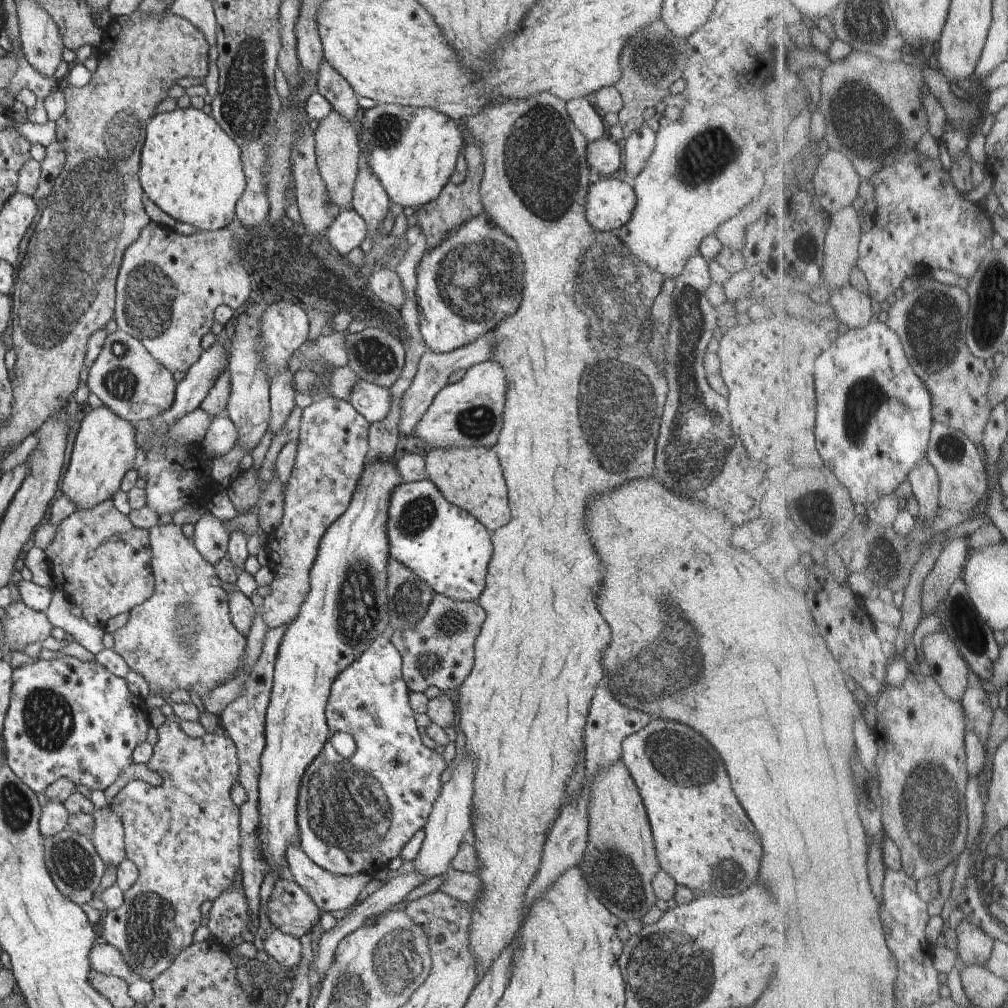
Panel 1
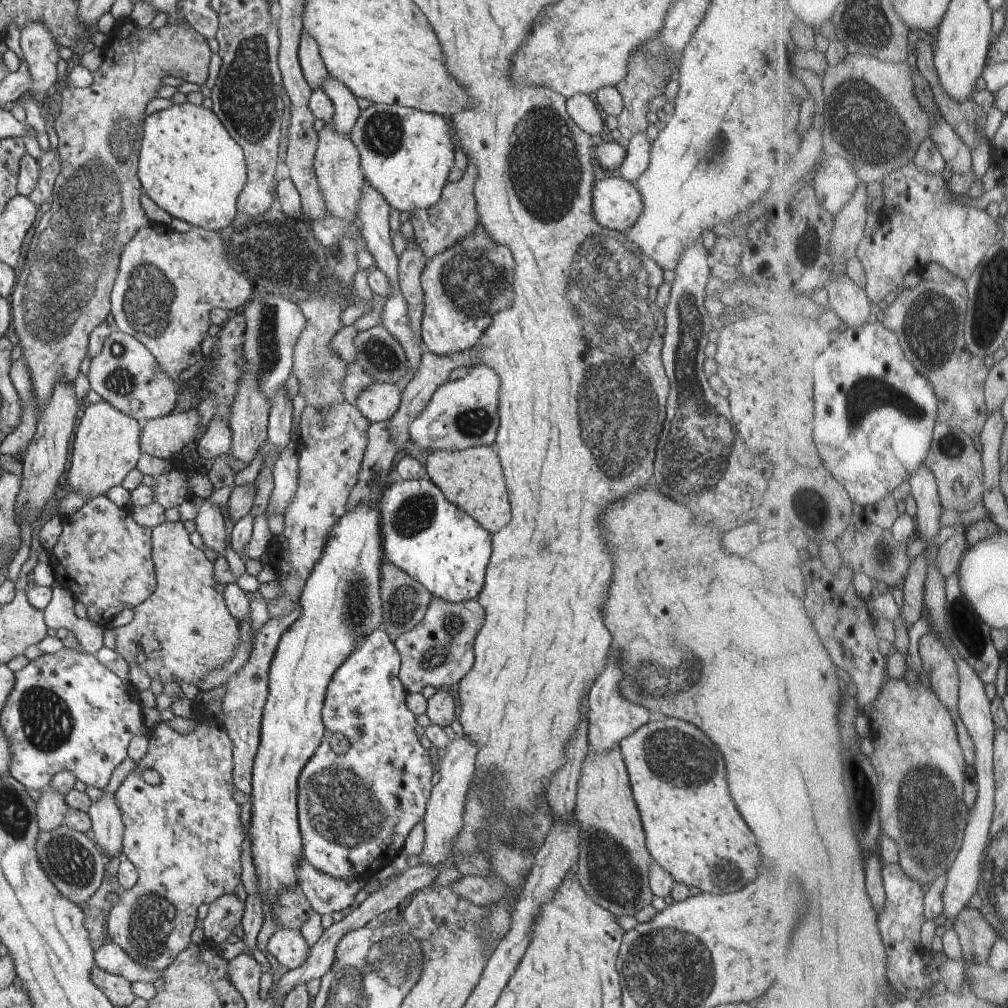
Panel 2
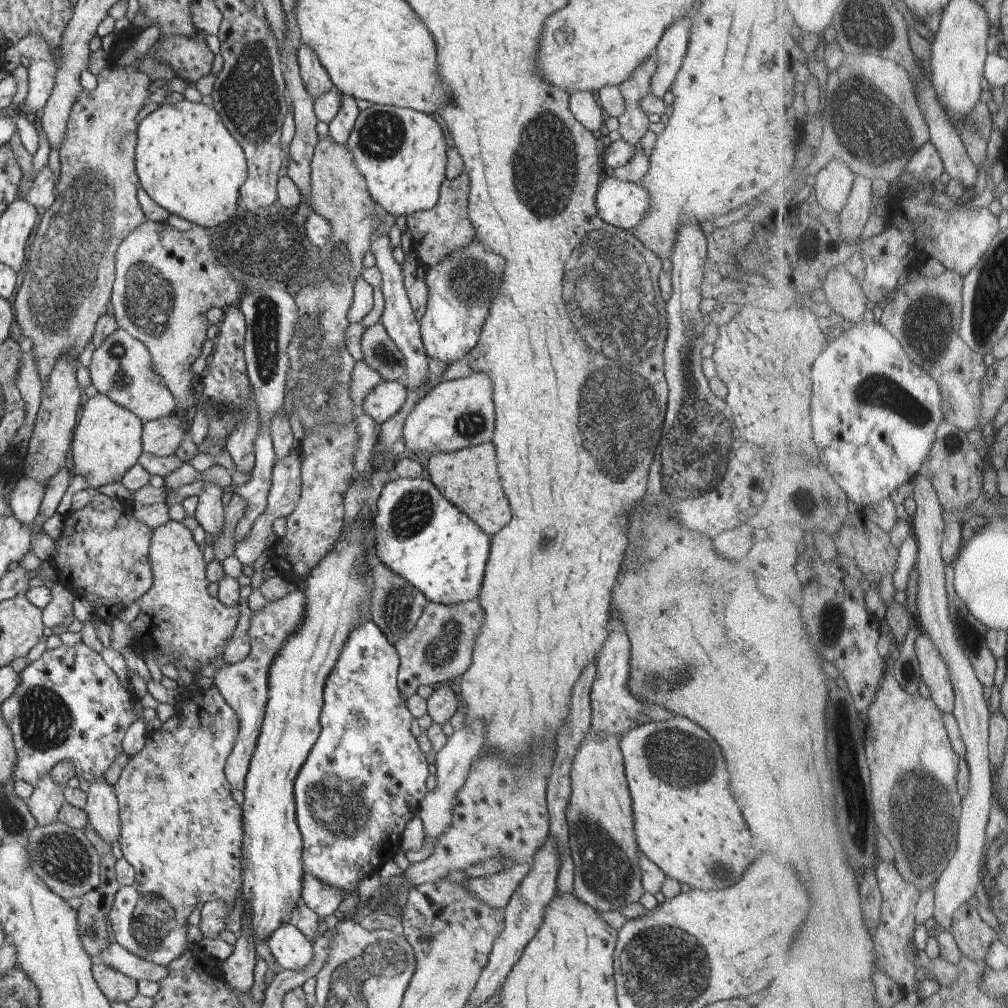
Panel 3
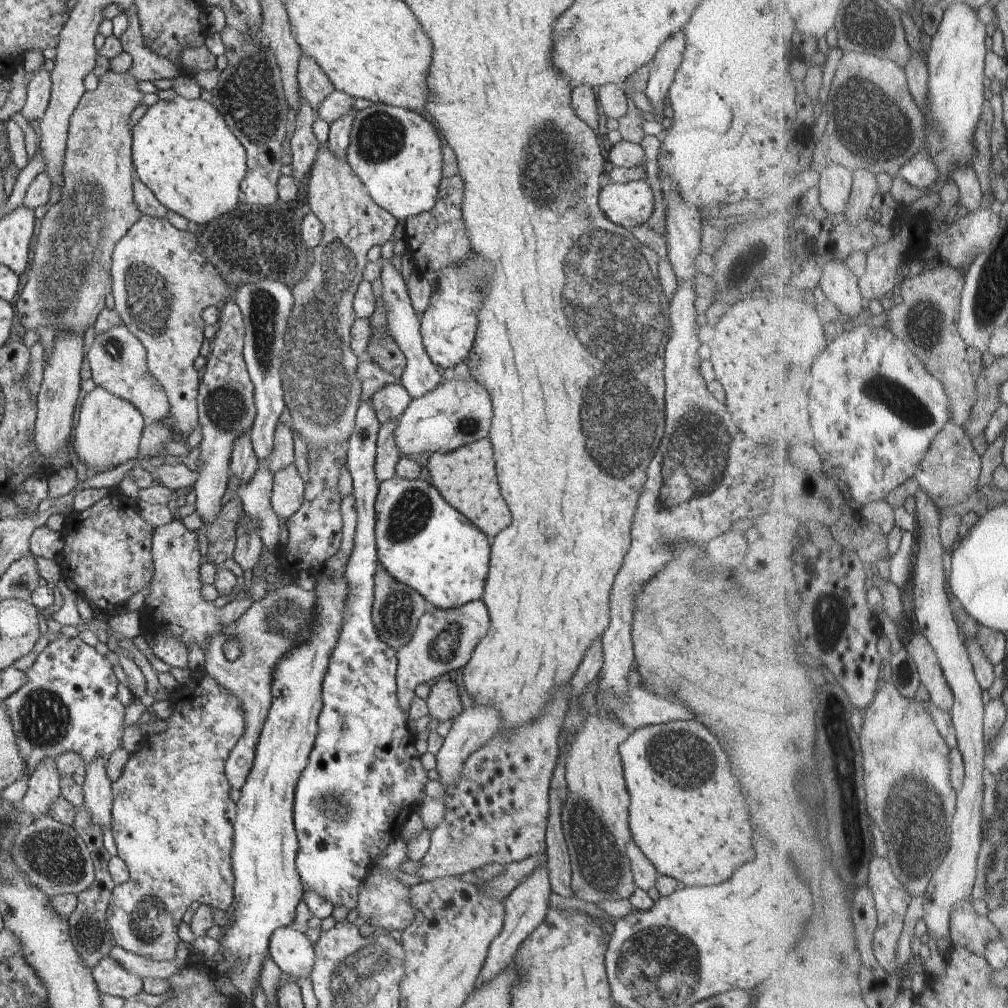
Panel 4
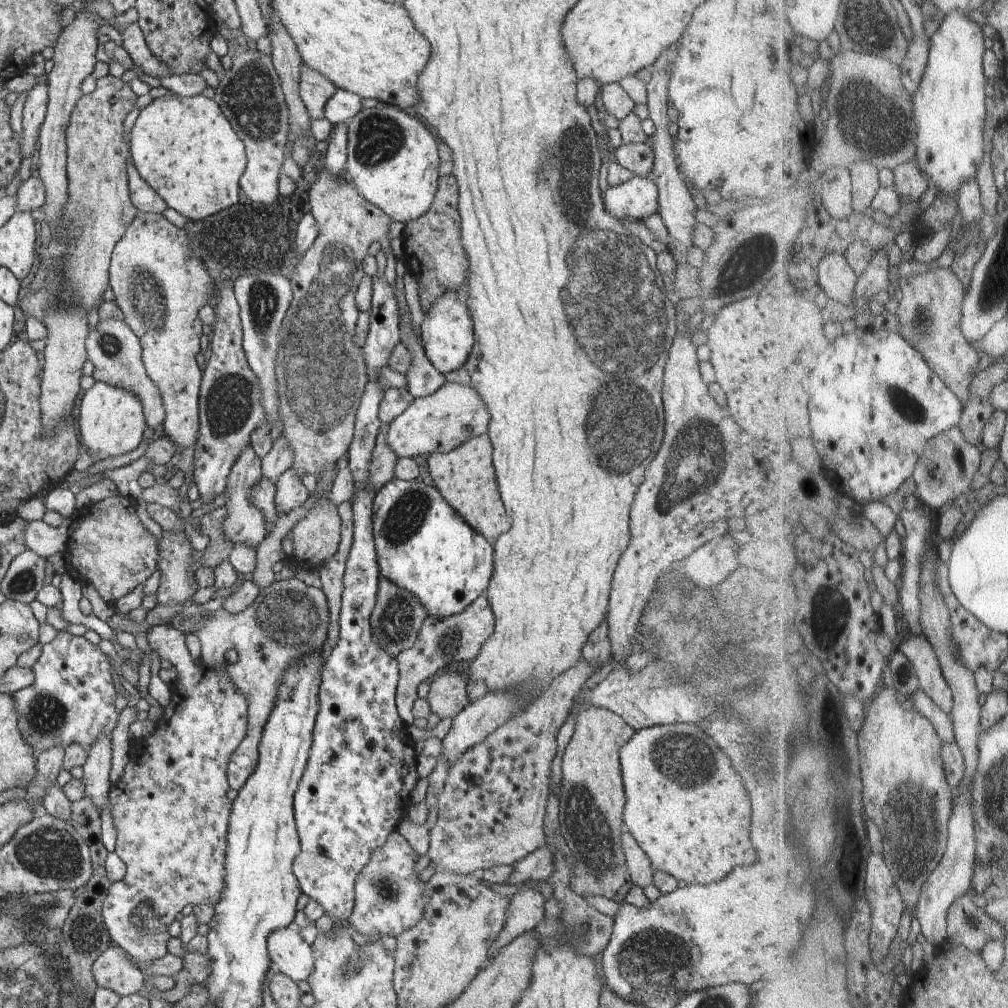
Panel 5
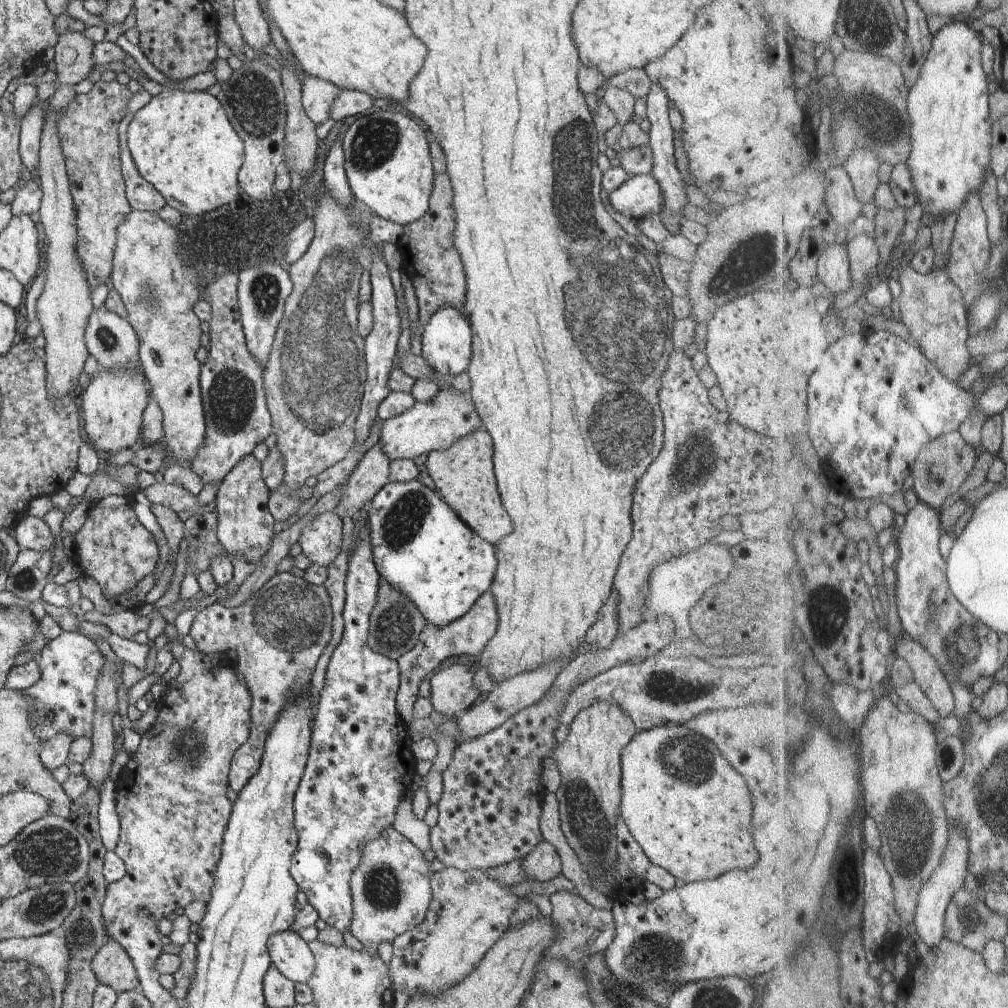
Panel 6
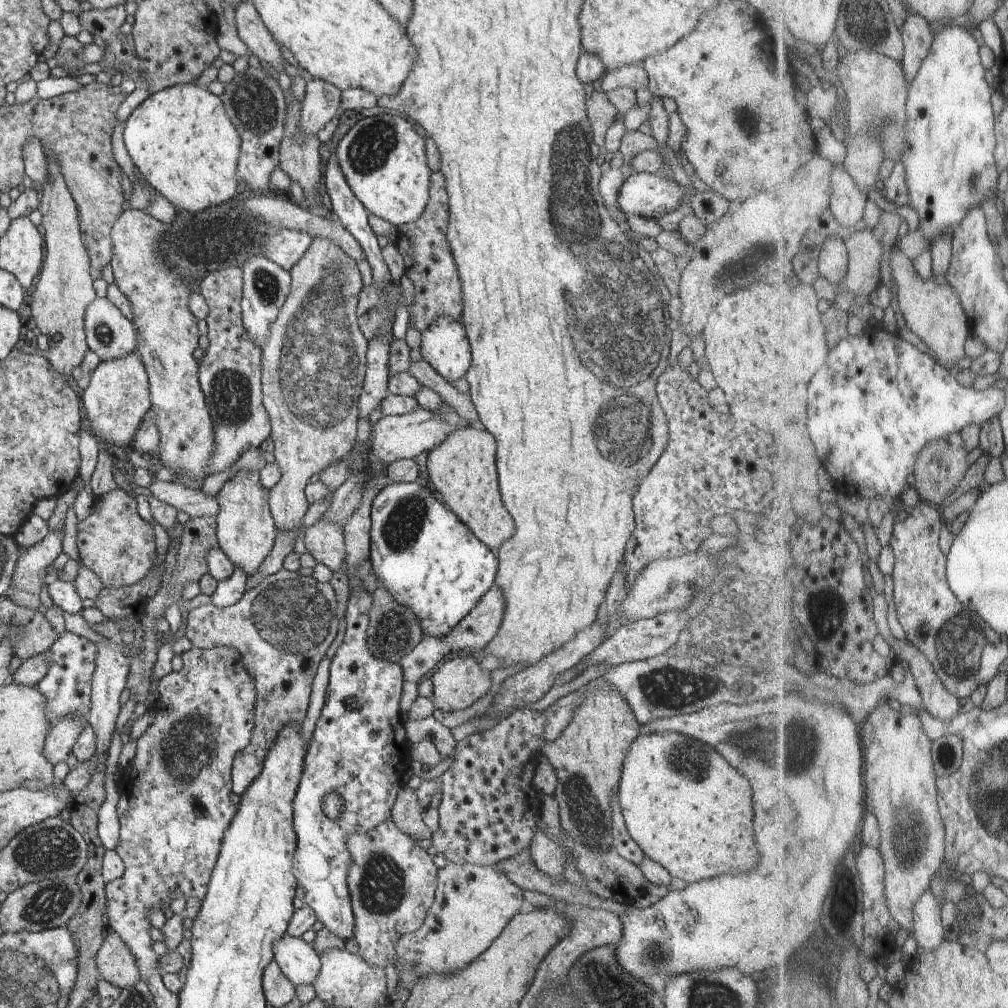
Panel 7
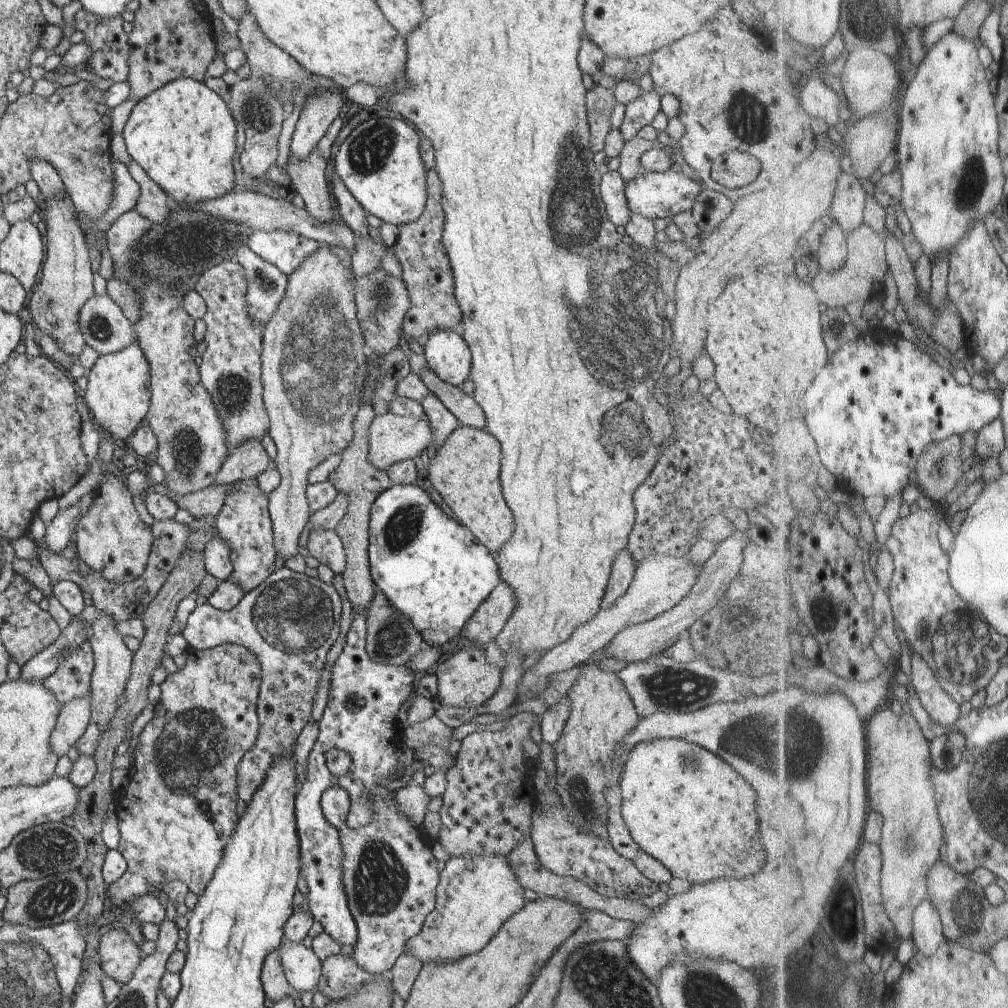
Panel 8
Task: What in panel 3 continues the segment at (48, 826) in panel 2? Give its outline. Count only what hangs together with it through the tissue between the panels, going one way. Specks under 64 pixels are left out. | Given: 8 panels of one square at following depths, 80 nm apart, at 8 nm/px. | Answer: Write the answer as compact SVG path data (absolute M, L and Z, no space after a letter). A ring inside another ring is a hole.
M47 774L40 777L32 789L25 802L36 824L43 826L57 822L59 809L65 803L61 788Z

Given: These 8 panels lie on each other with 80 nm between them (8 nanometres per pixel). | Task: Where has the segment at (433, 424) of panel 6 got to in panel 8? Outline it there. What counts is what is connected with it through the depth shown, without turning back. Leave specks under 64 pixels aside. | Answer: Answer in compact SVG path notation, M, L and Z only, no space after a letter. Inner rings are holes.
M387 411L372 418L367 432L368 459L380 471L386 471L393 463L415 458L432 443L432 430L425 415L397 416Z

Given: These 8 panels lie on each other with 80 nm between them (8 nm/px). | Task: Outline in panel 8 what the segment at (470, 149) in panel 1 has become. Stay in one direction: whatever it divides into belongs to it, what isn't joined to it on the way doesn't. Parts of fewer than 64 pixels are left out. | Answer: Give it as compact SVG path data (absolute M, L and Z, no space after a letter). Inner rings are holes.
M433 169L425 173L426 203L423 212L410 223L397 225L396 239L391 247L401 264L400 279L406 286L409 306L402 318L405 339L422 341L428 332L435 329L458 329L460 310L454 299L454 282L451 265L441 244L444 212L440 205L442 188L439 177Z

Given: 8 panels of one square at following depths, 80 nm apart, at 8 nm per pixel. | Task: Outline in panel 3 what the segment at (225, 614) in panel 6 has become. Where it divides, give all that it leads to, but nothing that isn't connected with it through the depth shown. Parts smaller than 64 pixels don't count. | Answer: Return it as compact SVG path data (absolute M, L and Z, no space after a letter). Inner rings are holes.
M295 588L287 595L273 602L267 602L261 612L253 613L248 631L250 653L243 662L225 665L221 657L215 657L212 664L217 669L213 678L215 688L221 698L235 713L238 722L237 734L224 766L224 773L231 788L241 792L244 789L250 758L260 731L264 708L268 697L268 668L277 654L281 643L292 635L303 622L305 599L301 591Z

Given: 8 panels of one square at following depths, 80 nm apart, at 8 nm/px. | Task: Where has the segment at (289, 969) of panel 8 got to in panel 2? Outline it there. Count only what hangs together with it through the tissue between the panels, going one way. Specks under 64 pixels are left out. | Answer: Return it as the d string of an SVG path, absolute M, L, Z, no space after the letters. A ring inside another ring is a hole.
M281 927L268 938L265 948L274 965L287 969L306 965L305 954L311 952L300 931Z

